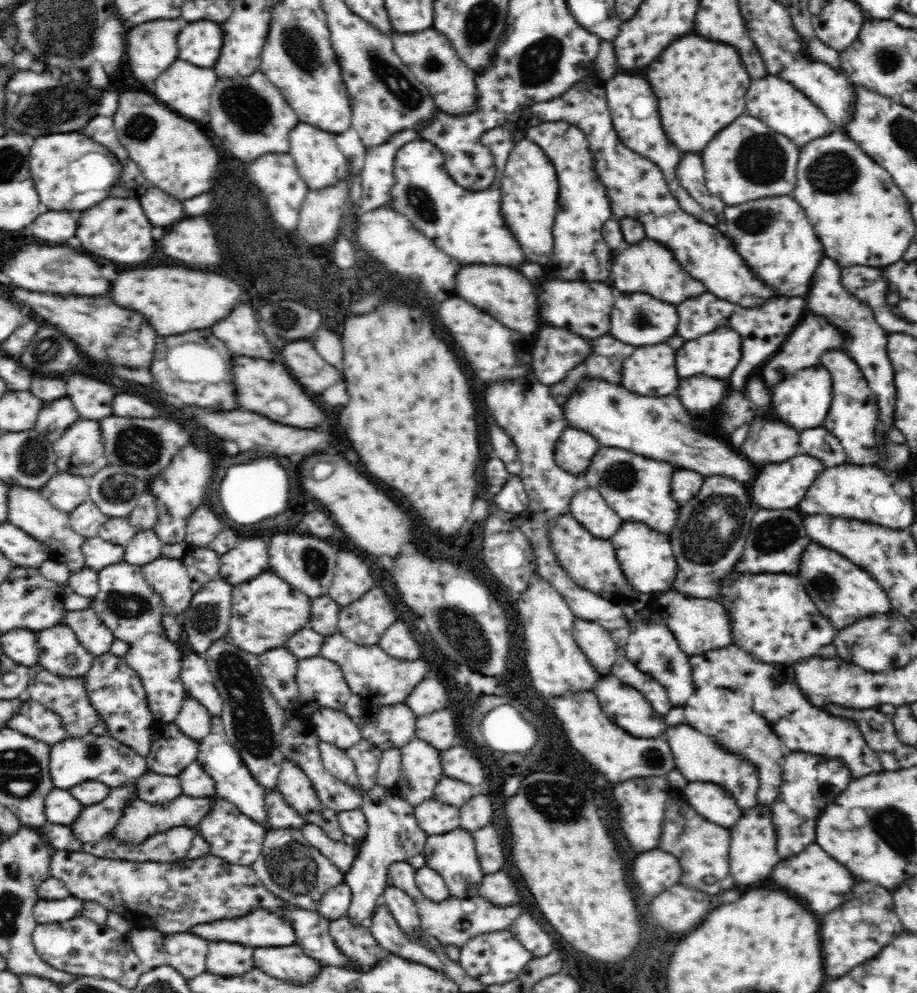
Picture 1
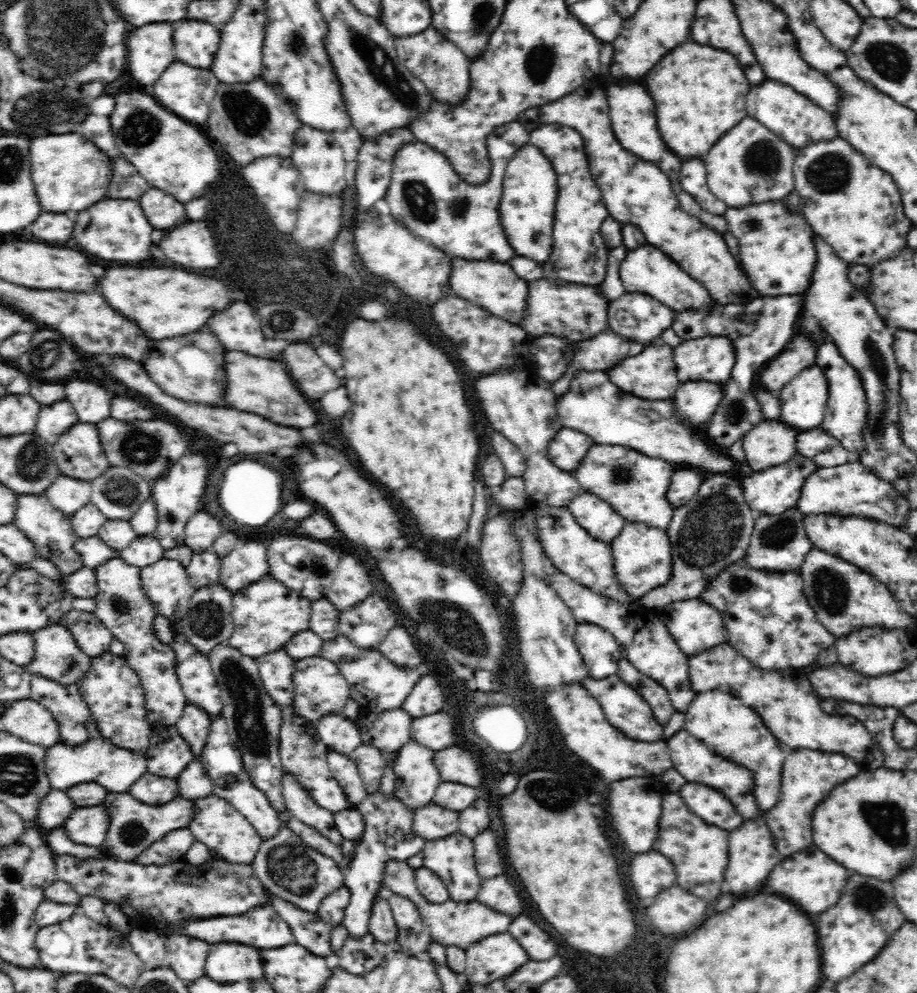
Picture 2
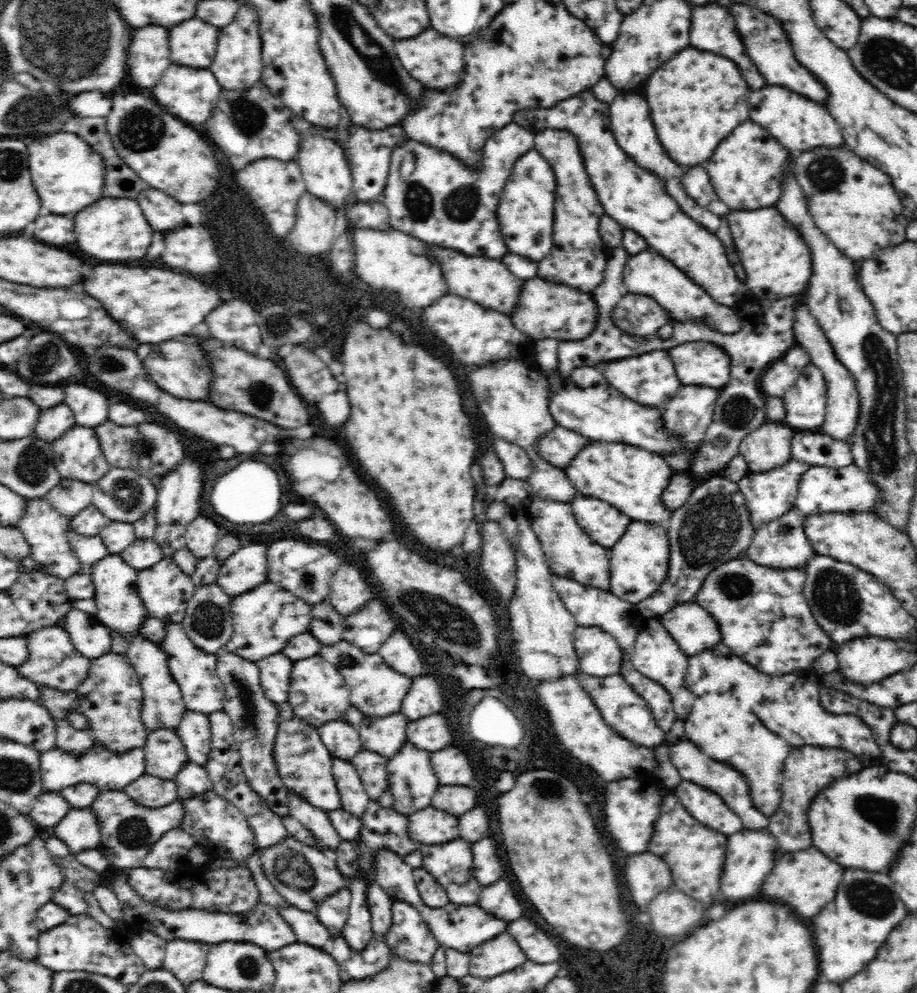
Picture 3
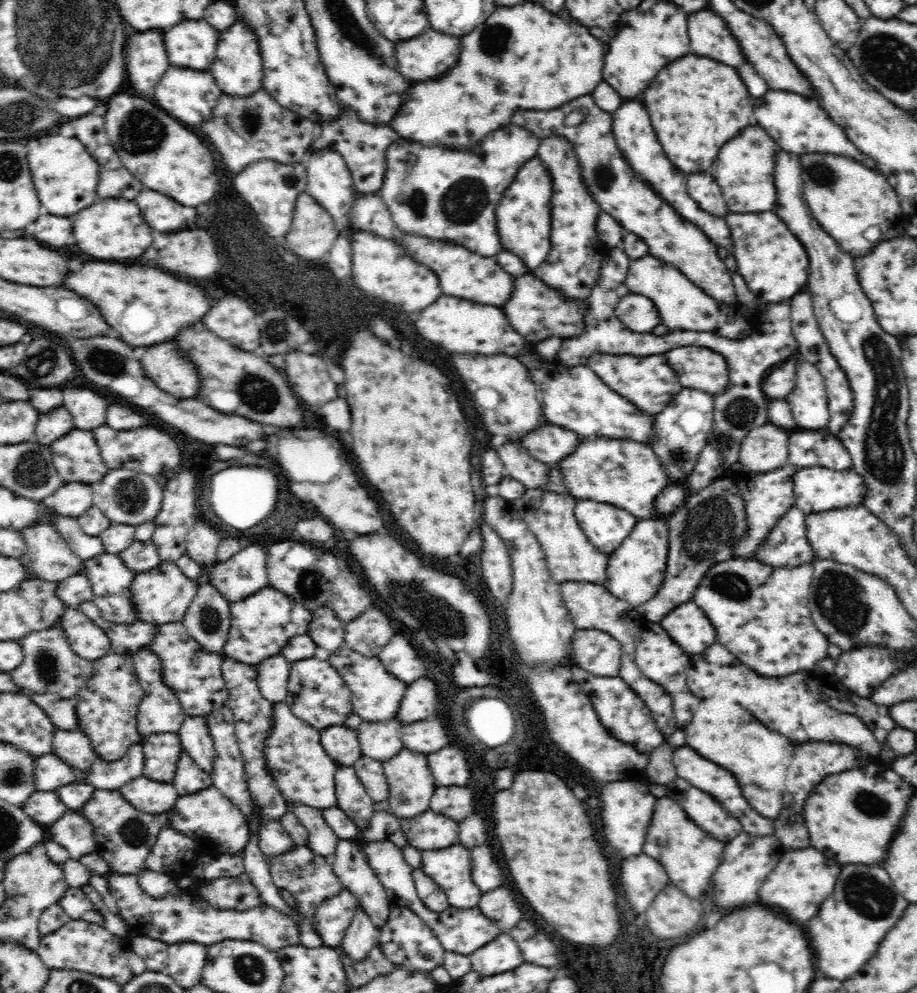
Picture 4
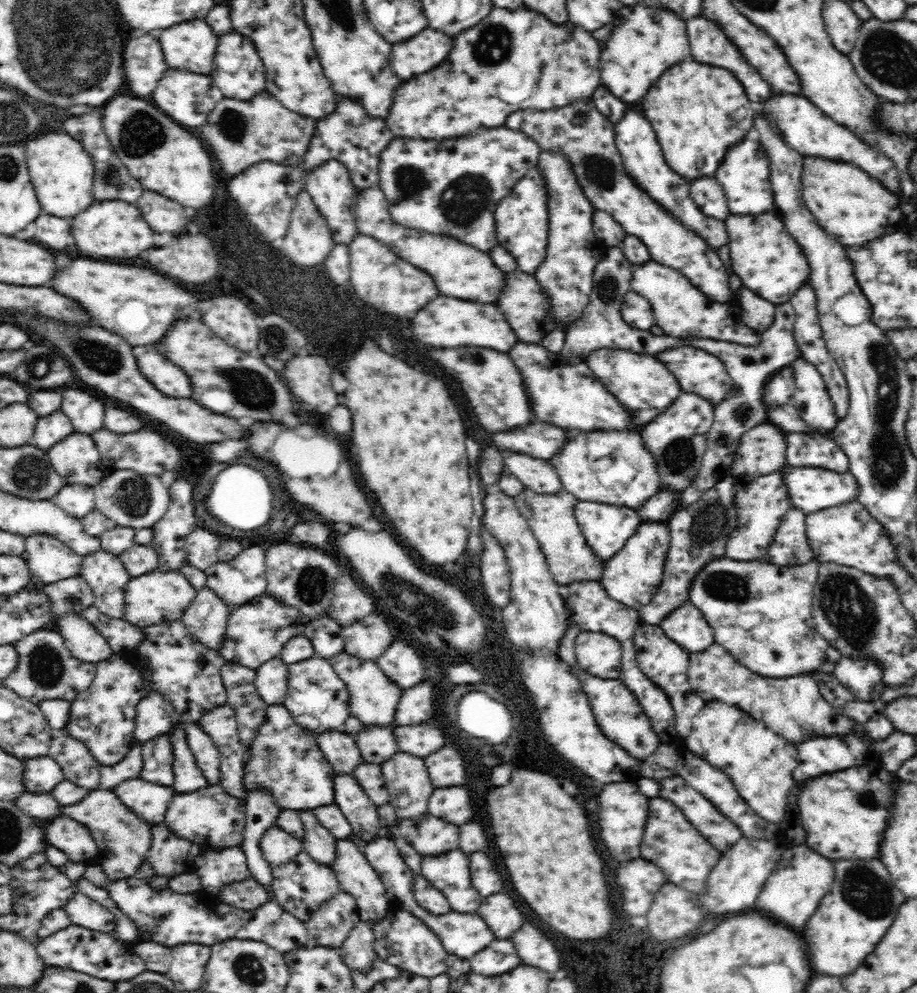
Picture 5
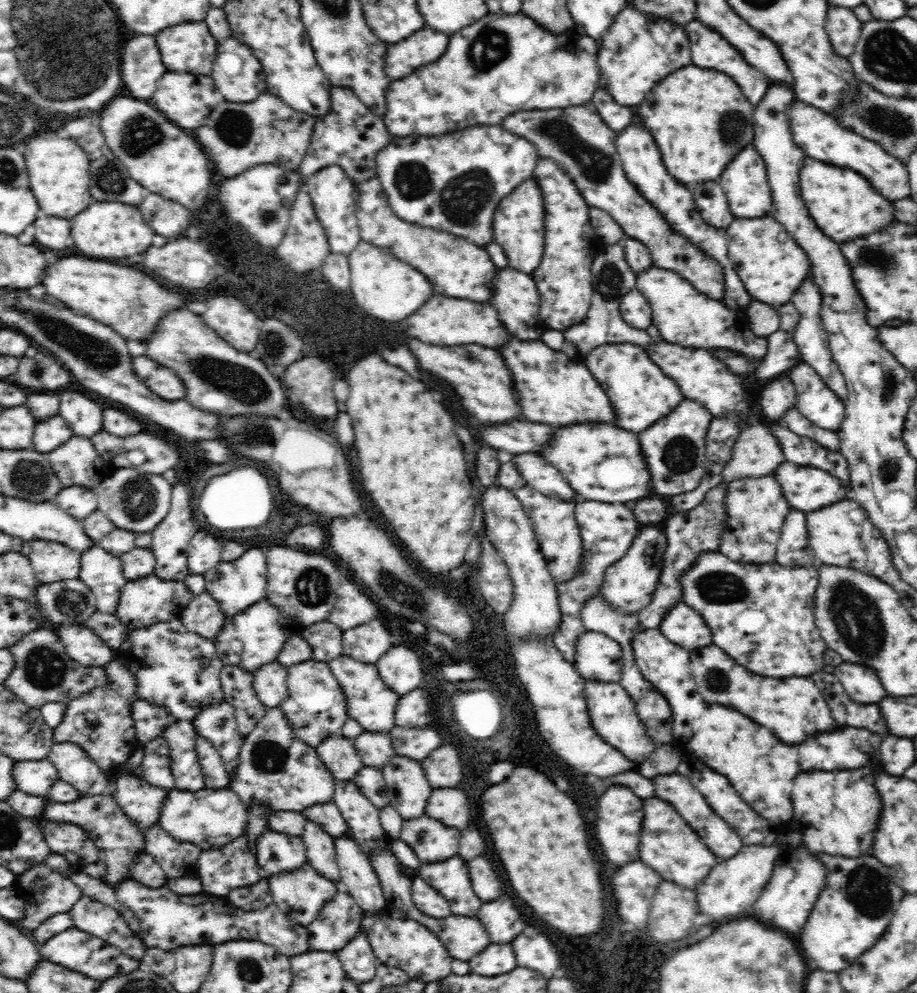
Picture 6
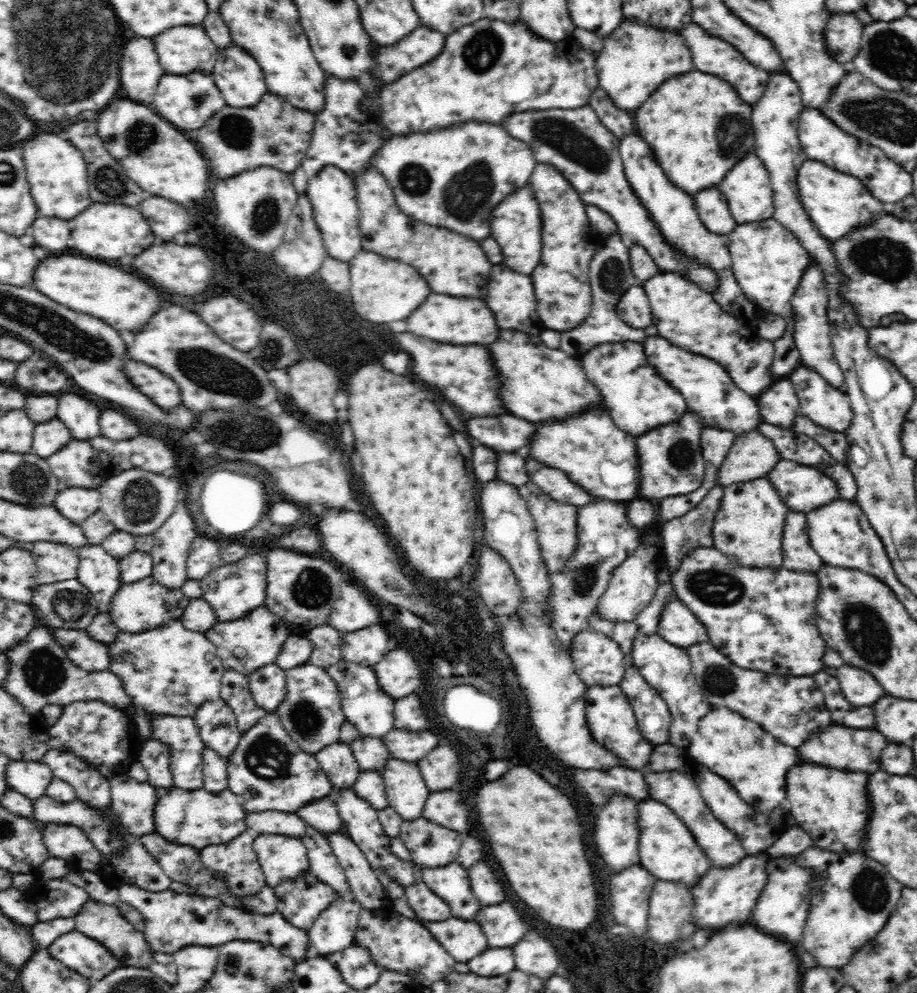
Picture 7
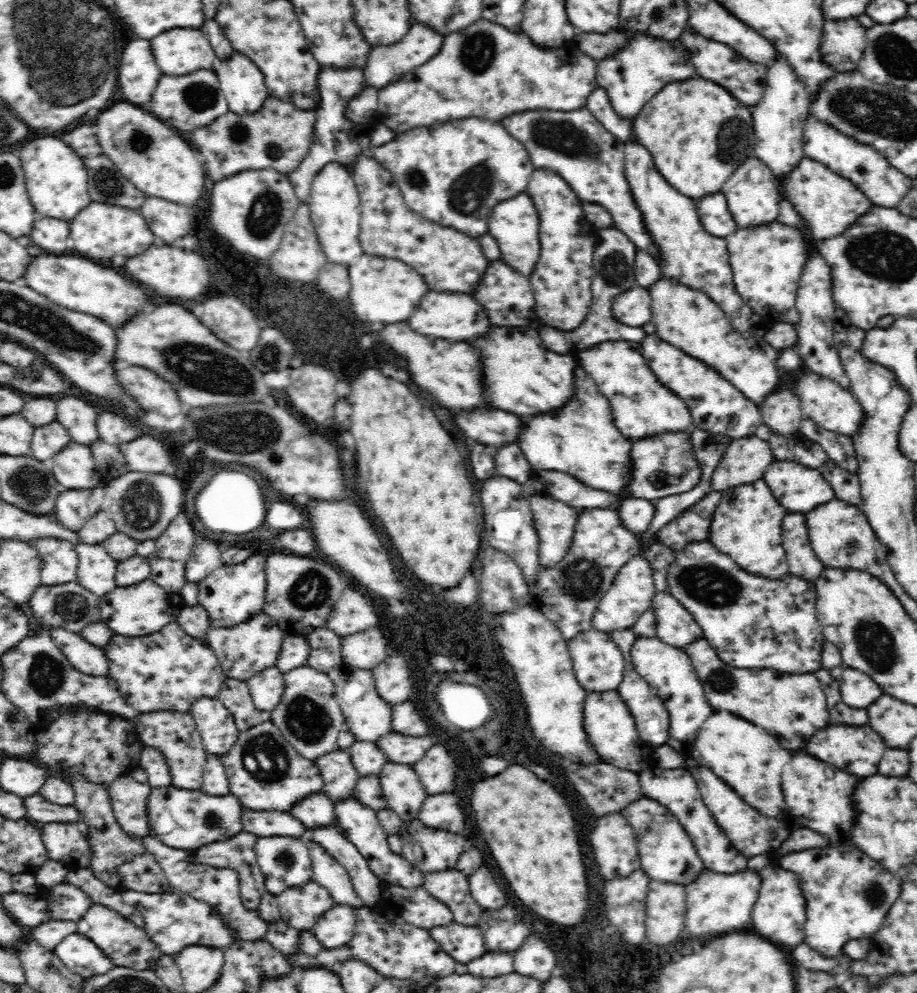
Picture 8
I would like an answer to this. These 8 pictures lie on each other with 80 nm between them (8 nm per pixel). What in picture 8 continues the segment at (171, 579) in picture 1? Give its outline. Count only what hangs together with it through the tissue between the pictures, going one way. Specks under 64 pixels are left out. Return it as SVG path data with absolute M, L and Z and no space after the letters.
M151 579L130 587L117 587L113 592L98 597L97 620L106 623L114 635L144 636L158 632L167 624L176 621L180 610L186 606L180 593L166 591Z

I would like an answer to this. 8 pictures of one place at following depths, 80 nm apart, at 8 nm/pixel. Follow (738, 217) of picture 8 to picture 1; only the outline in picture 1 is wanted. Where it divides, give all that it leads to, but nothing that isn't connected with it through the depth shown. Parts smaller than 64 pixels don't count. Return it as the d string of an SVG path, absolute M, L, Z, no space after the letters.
M742 114L738 120L734 120L734 124L724 128L724 132L718 132L714 140L708 143L708 148L700 152L705 168L706 186L714 196L724 200L726 206L741 205L766 197L790 195L797 182L799 149L792 139L772 131L766 123L748 114Z

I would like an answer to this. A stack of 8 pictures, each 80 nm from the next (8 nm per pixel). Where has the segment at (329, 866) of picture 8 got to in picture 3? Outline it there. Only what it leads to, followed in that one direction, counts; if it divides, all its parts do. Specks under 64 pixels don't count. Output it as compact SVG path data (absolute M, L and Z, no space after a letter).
M289 793L288 797L289 815L312 832L314 840L318 841L316 848L333 851L342 838L332 825L327 811L315 807L296 793Z

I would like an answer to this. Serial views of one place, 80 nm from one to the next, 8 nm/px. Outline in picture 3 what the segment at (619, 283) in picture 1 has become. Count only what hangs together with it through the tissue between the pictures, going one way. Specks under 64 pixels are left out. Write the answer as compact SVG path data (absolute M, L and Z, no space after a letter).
M650 248L628 258L623 279L629 293L649 296L660 304L668 312L666 315L672 324L702 323L722 334L734 334L744 328L740 311L736 311L734 306L718 304L702 286Z

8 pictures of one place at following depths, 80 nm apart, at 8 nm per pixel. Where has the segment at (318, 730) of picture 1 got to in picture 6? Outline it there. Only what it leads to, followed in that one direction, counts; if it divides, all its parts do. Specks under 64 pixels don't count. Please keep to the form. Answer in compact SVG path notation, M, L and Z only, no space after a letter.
M341 735L324 740L317 746L316 752L336 782L352 781L359 769L364 767L353 740Z

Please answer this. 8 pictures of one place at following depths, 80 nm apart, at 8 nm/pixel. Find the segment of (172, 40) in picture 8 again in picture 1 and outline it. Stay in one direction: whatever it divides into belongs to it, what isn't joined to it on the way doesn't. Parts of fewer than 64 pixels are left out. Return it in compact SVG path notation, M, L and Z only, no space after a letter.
M209 20L190 22L178 34L180 58L200 68L212 68L222 48L221 25Z

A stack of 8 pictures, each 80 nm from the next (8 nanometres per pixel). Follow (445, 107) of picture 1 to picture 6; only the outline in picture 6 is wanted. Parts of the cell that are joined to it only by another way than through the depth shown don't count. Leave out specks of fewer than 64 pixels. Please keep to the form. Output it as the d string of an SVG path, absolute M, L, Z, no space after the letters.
M430 28L418 30L414 36L388 46L384 72L392 80L412 74L416 68L438 60L448 46L448 36Z

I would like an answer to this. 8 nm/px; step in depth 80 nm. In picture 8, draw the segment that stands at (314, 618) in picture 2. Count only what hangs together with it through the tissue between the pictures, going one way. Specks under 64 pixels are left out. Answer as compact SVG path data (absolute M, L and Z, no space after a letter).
M326 626L309 631L305 637L310 645L310 654L307 658L309 667L328 674L334 667L344 664L341 656L343 637Z

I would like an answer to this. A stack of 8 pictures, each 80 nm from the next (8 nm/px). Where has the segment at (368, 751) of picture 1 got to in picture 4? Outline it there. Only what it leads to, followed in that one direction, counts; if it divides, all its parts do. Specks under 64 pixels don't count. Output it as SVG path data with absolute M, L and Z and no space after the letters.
M363 755L353 766L370 798L378 805L389 799L389 788L384 775L383 762Z

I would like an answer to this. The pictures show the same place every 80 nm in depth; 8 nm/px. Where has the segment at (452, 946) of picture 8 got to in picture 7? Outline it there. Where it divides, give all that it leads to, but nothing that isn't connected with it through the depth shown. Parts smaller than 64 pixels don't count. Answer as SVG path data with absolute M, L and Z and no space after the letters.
M450 917L444 922L423 926L457 962L467 964L488 948L486 935L476 921L464 922Z

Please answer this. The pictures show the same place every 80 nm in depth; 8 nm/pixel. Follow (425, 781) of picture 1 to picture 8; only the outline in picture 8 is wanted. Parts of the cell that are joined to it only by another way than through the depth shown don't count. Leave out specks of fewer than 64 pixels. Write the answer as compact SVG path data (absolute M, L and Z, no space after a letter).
M388 762L378 777L387 808L403 821L414 819L428 795L414 768L411 765Z

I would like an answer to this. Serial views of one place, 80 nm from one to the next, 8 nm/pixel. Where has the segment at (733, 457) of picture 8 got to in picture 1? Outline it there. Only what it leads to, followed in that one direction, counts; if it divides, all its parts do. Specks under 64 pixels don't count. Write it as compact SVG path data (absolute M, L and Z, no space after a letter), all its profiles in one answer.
M756 420L750 426L750 434L747 434L741 448L741 454L754 466L760 467L772 462L784 462L800 453L799 431L779 420Z

